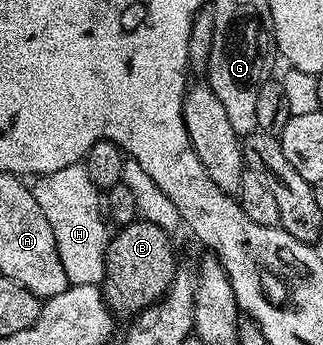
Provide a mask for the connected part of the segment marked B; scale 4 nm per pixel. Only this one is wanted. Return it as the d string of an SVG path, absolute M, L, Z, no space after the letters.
M141 218L123 224L111 235L106 251L106 278L100 287L115 317L133 318L152 306L168 290L176 271L171 233Z

